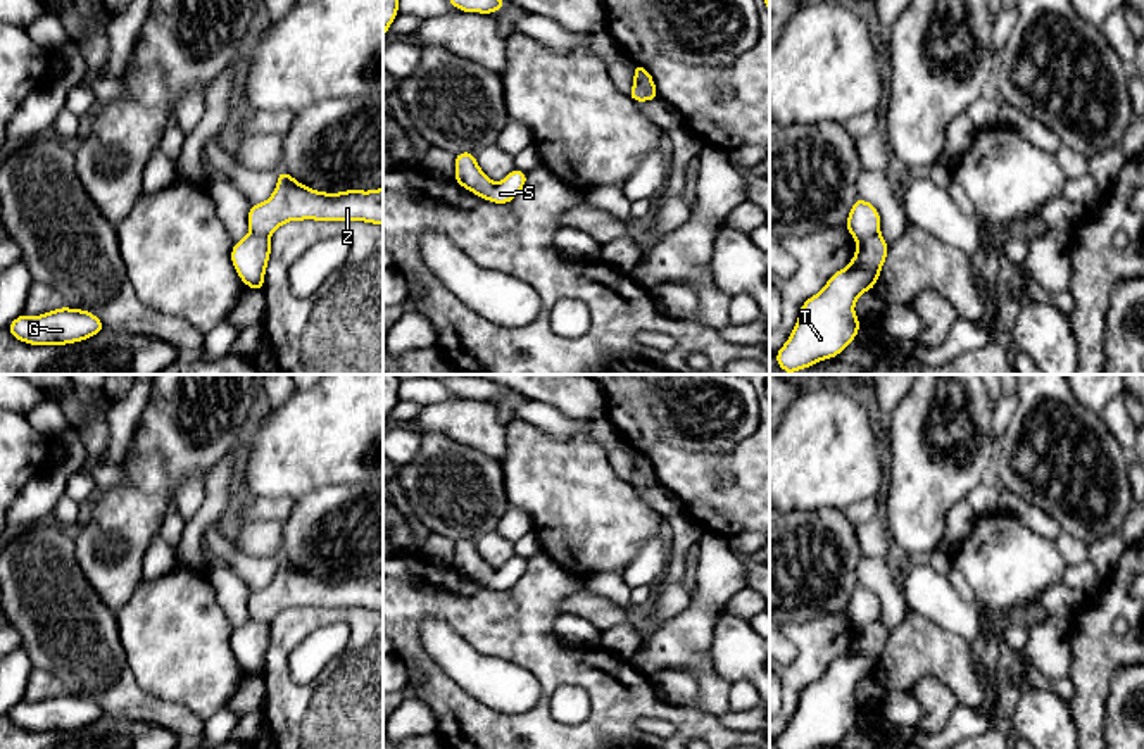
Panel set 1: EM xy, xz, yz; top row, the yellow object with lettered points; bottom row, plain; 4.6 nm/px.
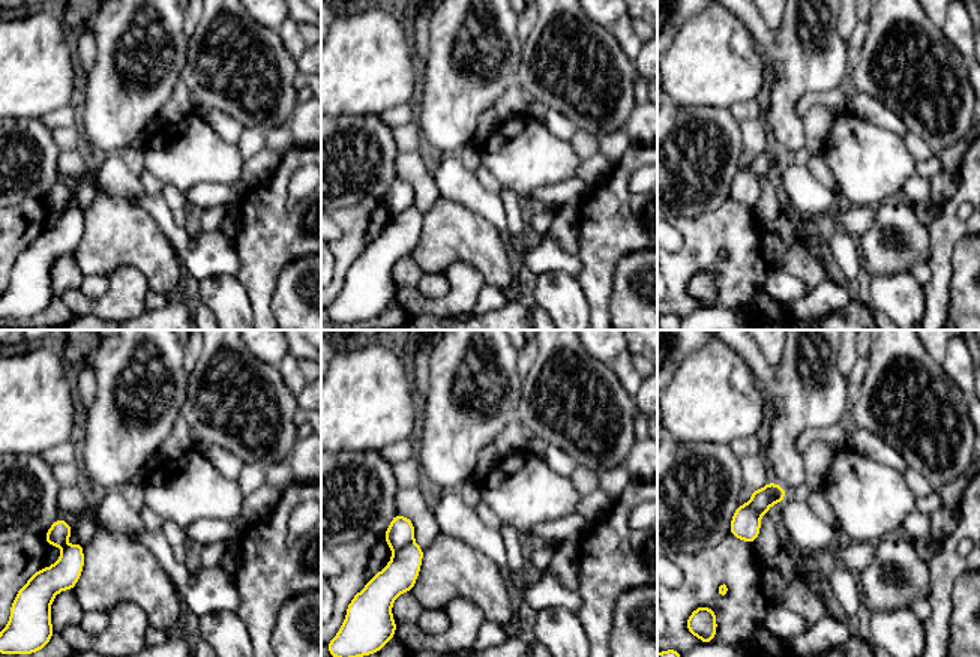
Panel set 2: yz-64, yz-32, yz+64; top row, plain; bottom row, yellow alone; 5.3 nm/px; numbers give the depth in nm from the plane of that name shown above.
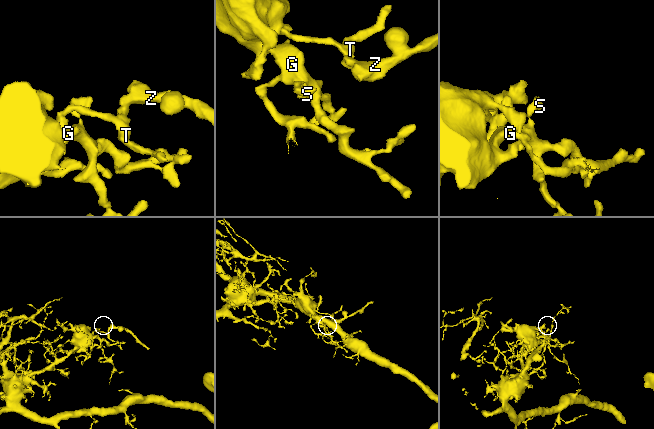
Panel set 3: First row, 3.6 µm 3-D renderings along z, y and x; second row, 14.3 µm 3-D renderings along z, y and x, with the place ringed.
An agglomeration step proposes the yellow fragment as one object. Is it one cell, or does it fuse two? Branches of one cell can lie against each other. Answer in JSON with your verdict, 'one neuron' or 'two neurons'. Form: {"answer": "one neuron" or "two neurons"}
{"answer": "two neurons"}

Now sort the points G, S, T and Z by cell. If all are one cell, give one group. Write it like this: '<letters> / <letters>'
G S T / Z

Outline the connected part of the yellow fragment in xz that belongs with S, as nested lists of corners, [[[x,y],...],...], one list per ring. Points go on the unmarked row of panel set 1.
[[[461,538],[456,540],[454,568],[488,588],[509,590],[525,575],[526,559],[514,554],[500,570],[493,570],[476,551],[475,538]]]

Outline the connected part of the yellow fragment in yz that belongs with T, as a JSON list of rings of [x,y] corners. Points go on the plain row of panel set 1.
[[[880,620],[861,628],[851,651],[809,683],[785,732],[775,740],[776,749],[818,749],[837,744],[861,713],[854,690],[866,677],[873,677],[885,649],[889,630]]]

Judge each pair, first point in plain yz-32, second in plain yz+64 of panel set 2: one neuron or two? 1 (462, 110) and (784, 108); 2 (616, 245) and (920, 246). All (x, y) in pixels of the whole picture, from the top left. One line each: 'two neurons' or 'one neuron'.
1: one neuron
2: two neurons

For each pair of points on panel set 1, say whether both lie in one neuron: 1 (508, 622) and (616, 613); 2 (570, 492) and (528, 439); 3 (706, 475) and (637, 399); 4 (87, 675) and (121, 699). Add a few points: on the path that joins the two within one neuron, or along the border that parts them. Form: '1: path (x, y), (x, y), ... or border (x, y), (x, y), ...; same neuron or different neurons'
1: border (582, 589), (568, 596), (558, 608); different neurons
2: path (556, 478), (532, 453); same neuron
3: path (682, 472), (649, 439), (647, 423); same neuron
4: path (95, 675), (113, 691); same neuron

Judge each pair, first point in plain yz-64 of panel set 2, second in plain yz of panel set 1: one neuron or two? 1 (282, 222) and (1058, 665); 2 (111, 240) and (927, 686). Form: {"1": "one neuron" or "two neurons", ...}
{"1": "two neurons", "2": "two neurons"}

